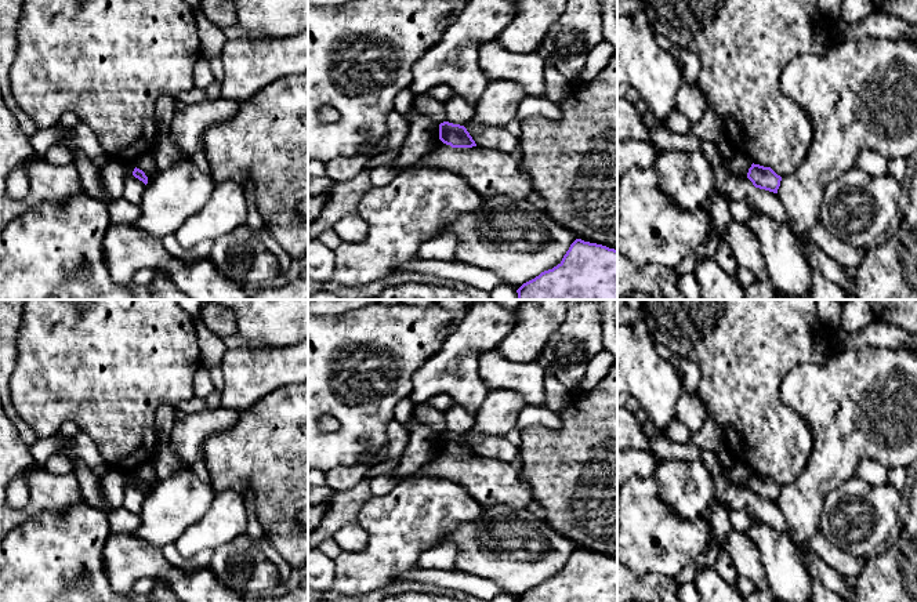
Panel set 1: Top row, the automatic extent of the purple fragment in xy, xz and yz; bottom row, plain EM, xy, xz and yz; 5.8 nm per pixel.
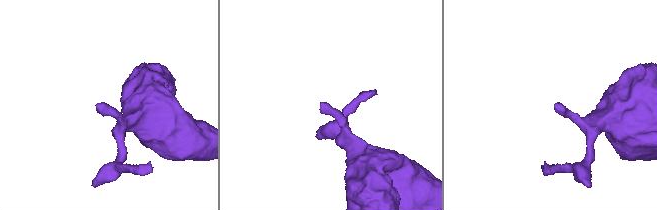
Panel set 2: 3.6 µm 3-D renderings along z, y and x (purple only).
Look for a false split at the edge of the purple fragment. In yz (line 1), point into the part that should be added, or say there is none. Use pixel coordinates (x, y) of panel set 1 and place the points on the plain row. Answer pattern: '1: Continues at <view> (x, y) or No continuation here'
1: No continuation here

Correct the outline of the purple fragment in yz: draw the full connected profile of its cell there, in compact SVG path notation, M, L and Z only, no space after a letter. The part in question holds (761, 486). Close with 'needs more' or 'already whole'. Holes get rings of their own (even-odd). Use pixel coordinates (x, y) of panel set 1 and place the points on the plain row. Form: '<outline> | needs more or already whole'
M754 472L749 478L747 487L755 497L765 498L773 503L778 503L782 490L782 486L778 485L771 476L764 476Z | already whole

